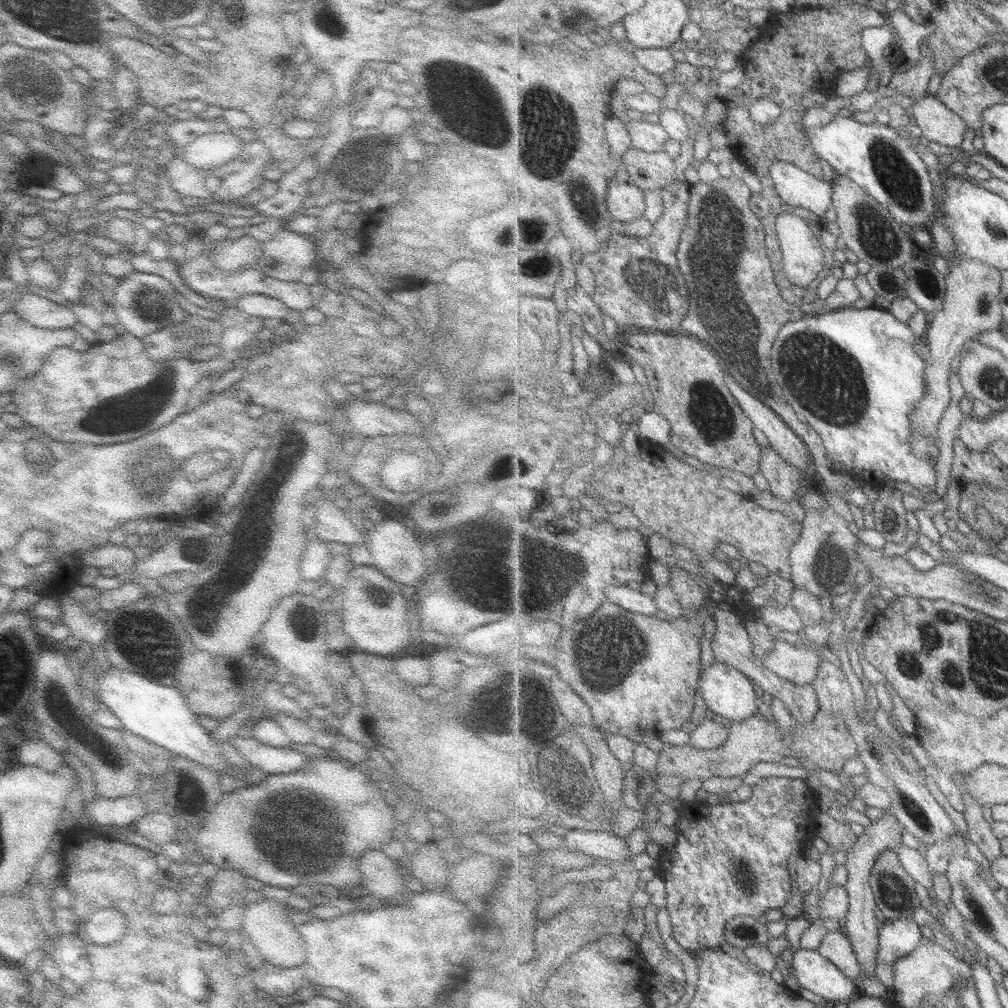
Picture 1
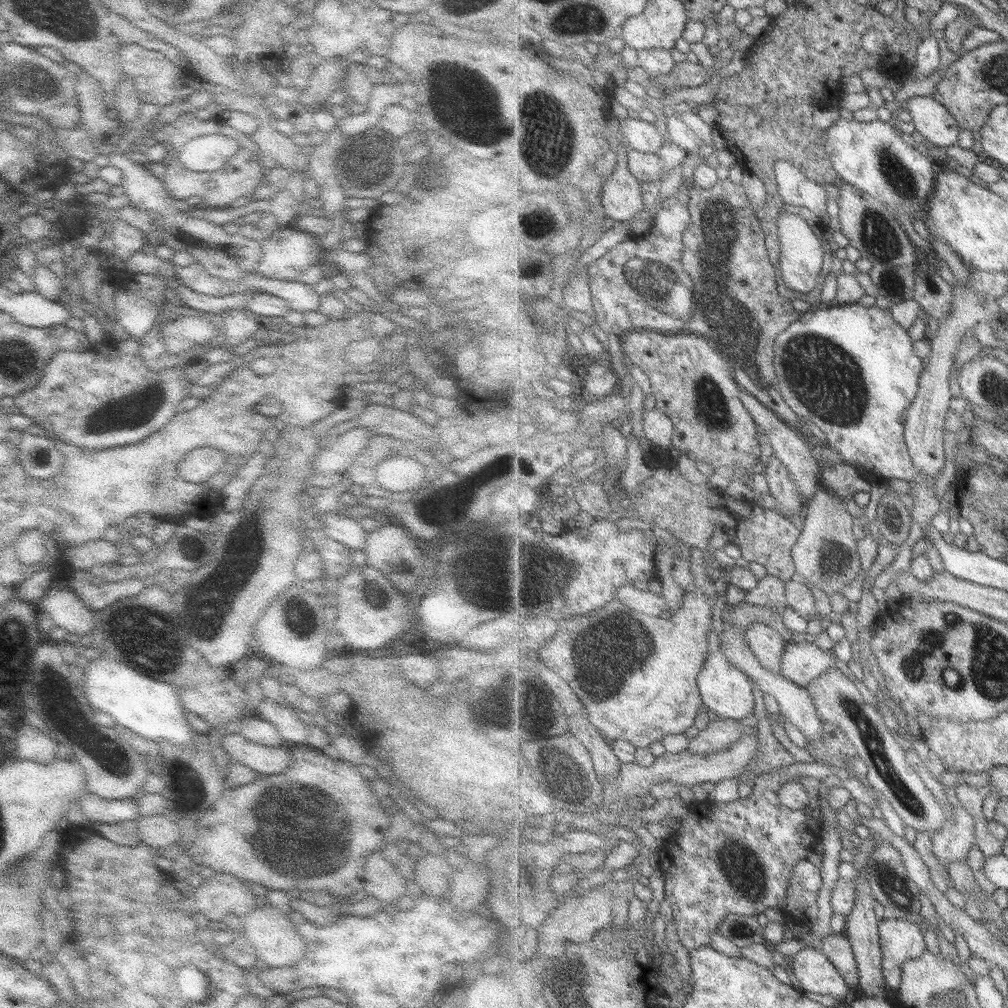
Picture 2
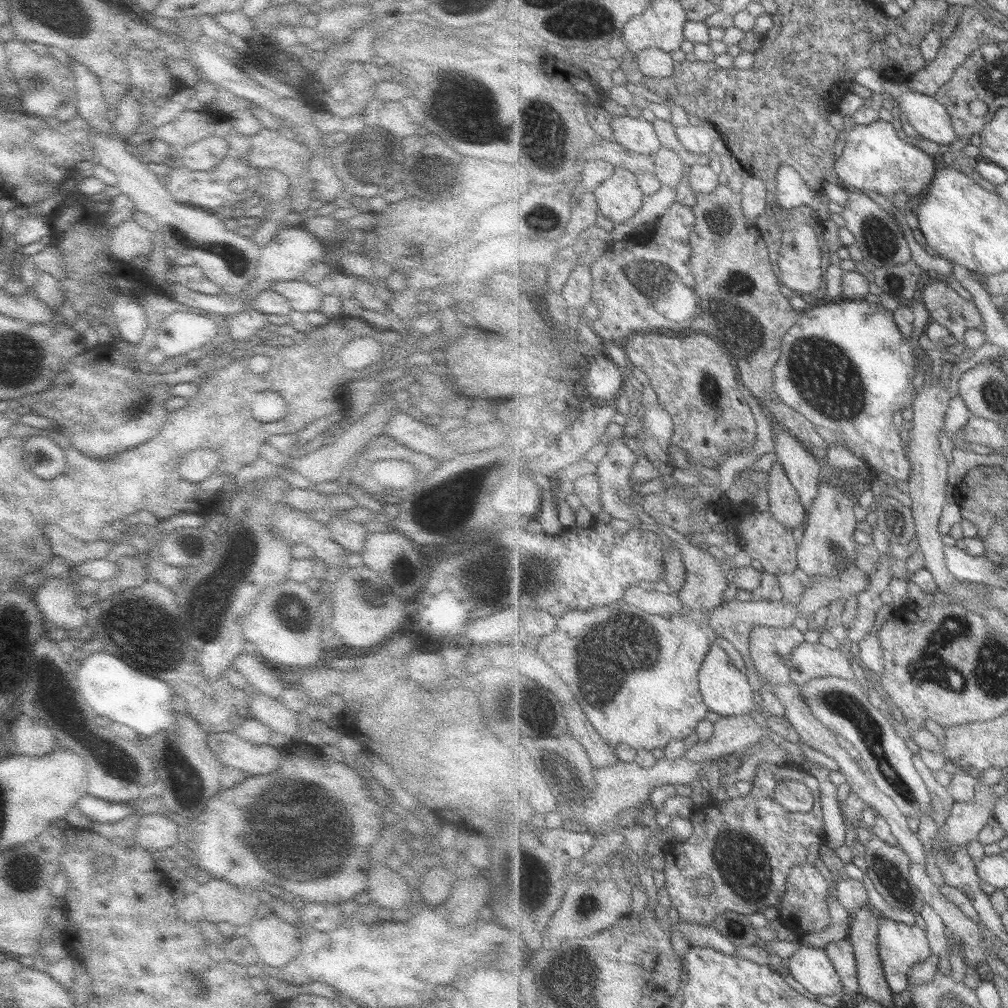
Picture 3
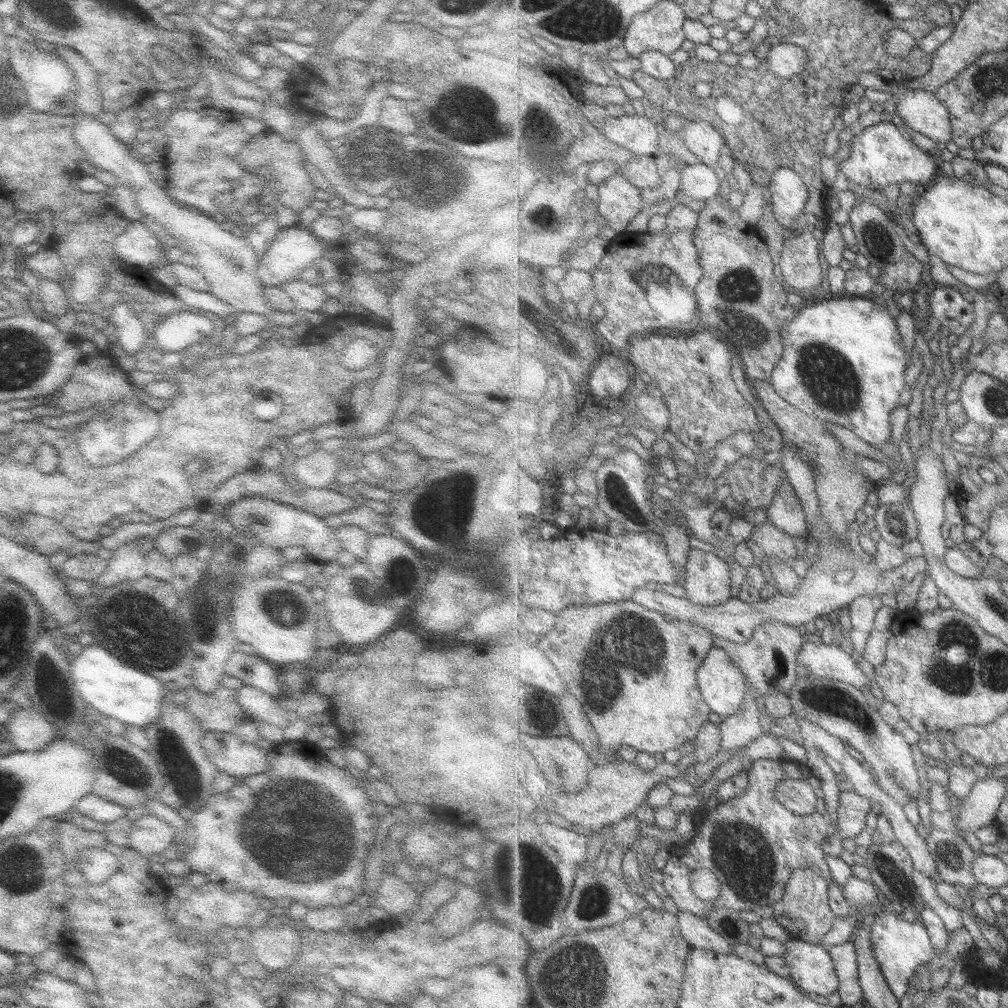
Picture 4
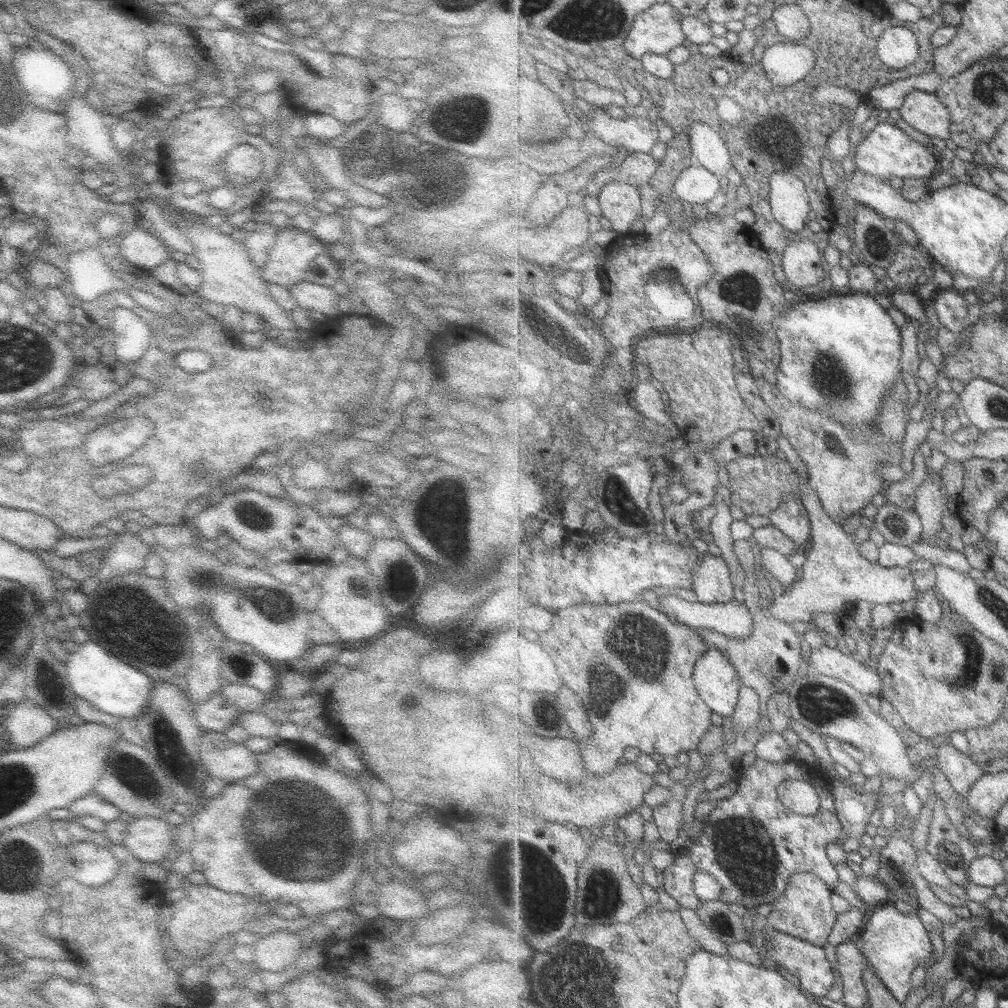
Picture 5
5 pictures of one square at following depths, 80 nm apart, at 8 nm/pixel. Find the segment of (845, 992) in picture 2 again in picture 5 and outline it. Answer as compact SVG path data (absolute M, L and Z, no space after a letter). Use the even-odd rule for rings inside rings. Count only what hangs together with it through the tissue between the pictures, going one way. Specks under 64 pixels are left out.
M771 930L764 932L764 940L766 940L766 955L764 957L771 959L775 965L781 967L786 974L790 974L792 978L797 978L801 988L804 988L811 995L816 997L827 997L827 992L831 990L833 982L835 982L835 974L833 968L827 960L827 954L821 945L814 945L809 941L790 936L788 933Z

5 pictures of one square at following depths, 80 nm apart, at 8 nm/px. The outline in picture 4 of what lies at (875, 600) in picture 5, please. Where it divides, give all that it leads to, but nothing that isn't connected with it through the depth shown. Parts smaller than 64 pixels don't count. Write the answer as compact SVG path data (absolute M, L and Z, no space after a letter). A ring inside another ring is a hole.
M784 444L783 466L788 474L788 481L796 490L802 502L808 526L816 528L813 534L818 535L818 553L814 563L802 572L801 584L795 592L789 596L773 595L769 599L753 603L741 601L738 597L713 606L701 606L692 603L687 597L677 597L667 594L660 589L655 591L642 587L635 592L632 598L637 604L645 608L660 612L670 619L683 620L689 624L698 624L712 632L713 635L726 638L732 643L743 644L751 640L754 629L765 621L775 621L787 626L800 627L807 622L815 622L819 616L829 615L836 610L849 607L860 596L897 596L897 592L911 586L917 574L927 571L928 560L922 555L911 557L903 566L881 572L876 562L870 563L859 560L859 556L851 550L849 543L838 539L828 527L828 524L820 517L820 500L816 491L816 478L812 464L803 460L796 451L795 446Z

